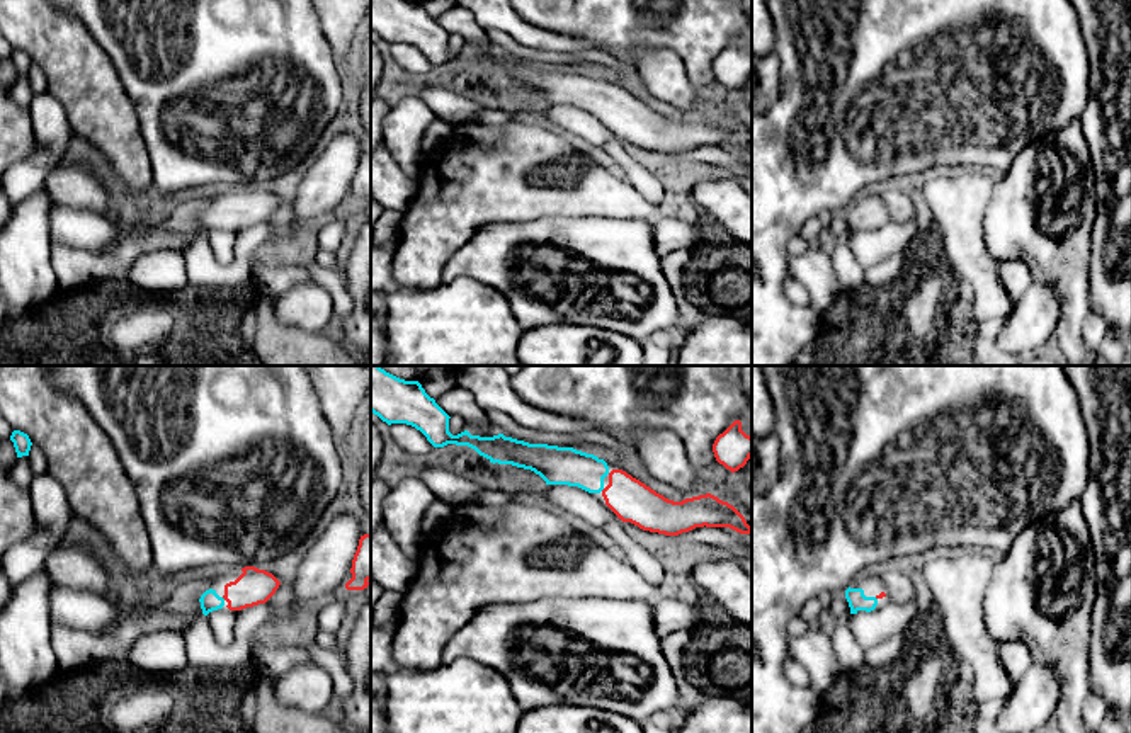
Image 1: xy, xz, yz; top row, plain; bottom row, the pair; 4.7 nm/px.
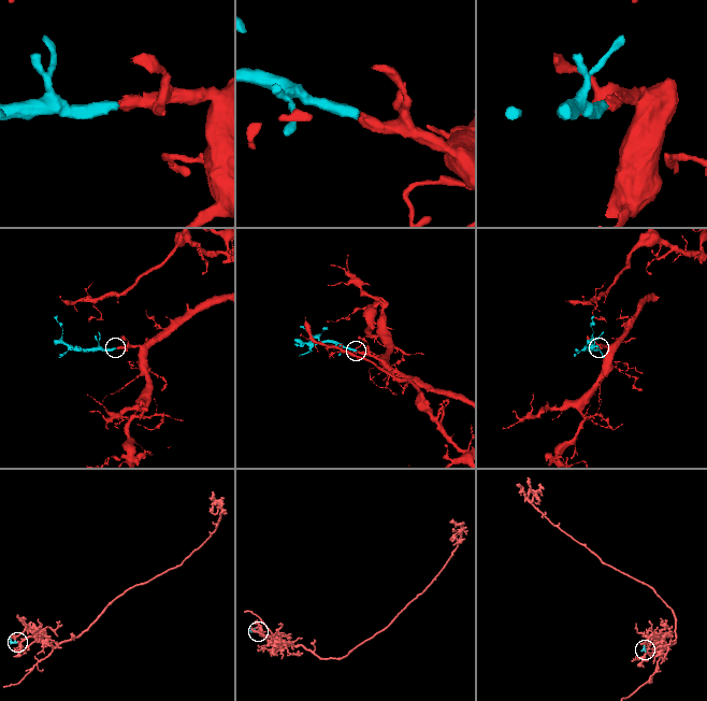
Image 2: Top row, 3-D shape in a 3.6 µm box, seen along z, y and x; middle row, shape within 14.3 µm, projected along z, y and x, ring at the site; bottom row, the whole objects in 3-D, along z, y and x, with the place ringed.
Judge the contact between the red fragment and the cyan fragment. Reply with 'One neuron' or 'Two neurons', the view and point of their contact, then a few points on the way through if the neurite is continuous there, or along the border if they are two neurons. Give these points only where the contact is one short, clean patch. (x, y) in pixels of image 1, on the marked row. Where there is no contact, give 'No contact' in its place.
One neuron. No contact

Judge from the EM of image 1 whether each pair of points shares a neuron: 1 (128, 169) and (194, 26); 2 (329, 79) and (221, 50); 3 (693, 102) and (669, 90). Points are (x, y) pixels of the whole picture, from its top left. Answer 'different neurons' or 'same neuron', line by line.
1: different neurons
2: same neuron
3: same neuron

